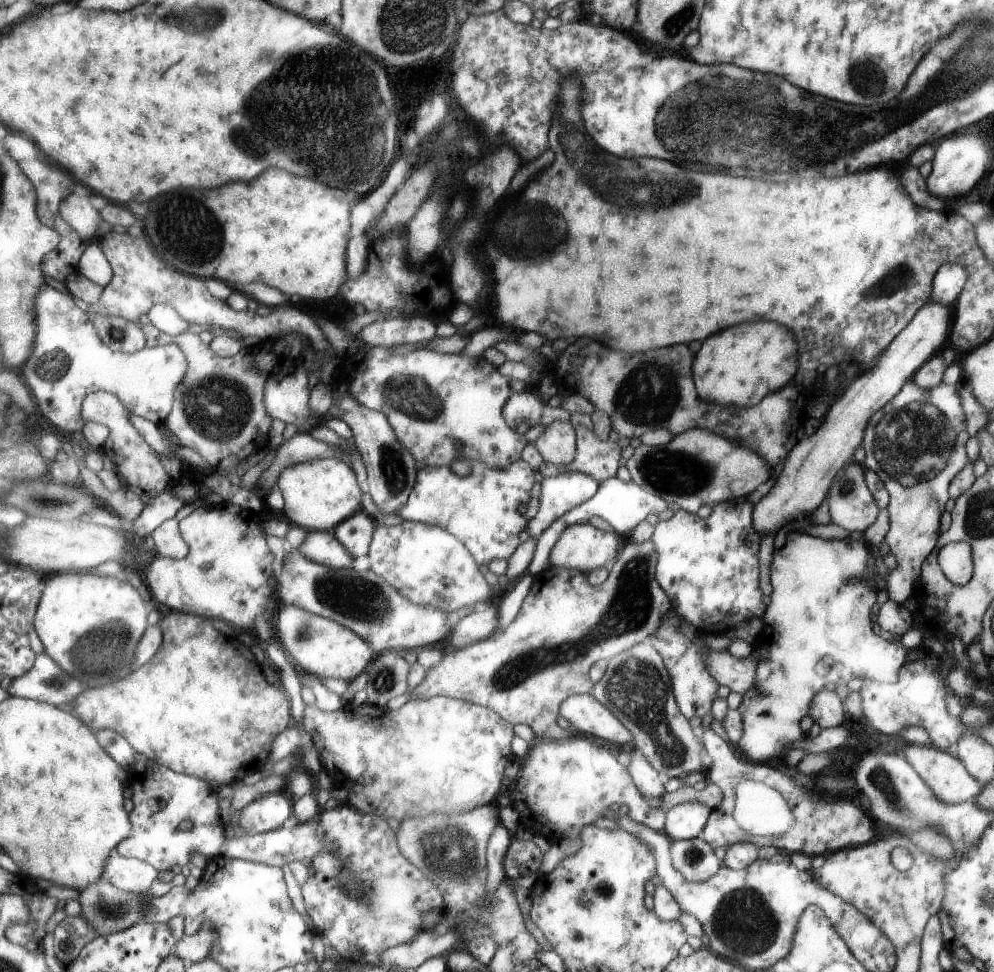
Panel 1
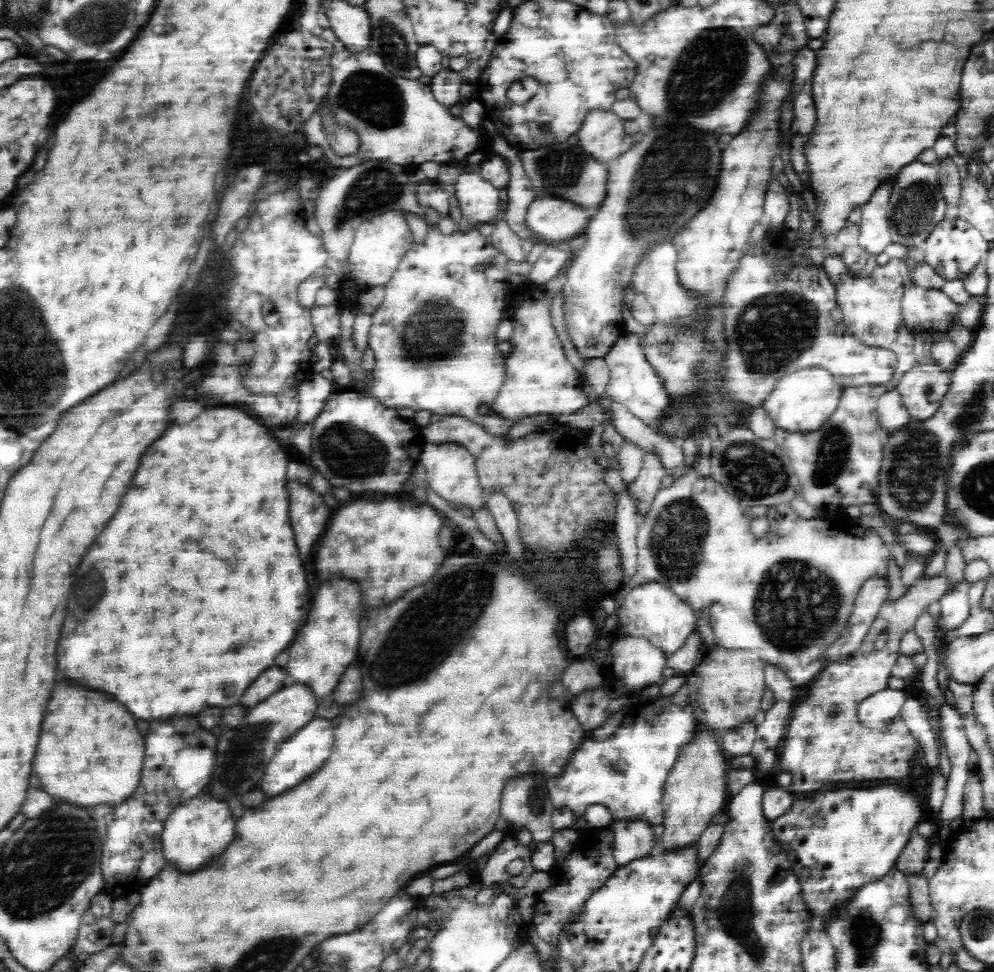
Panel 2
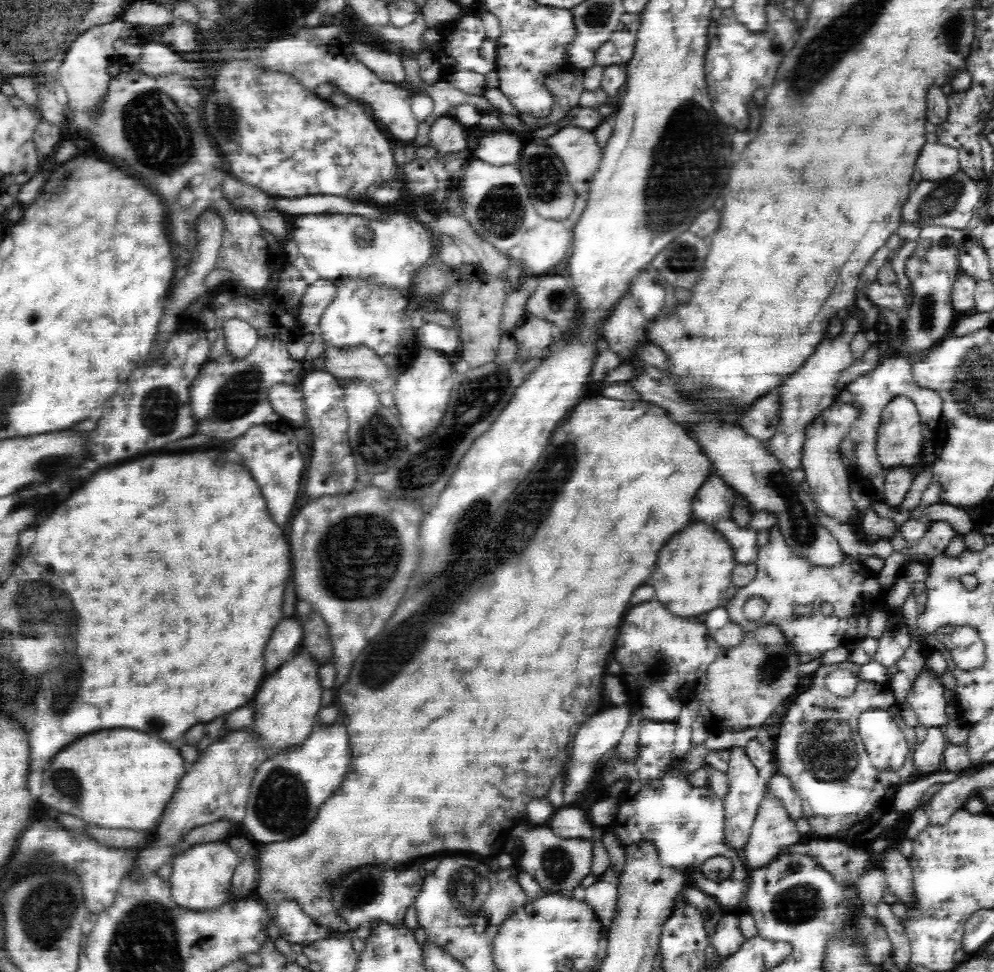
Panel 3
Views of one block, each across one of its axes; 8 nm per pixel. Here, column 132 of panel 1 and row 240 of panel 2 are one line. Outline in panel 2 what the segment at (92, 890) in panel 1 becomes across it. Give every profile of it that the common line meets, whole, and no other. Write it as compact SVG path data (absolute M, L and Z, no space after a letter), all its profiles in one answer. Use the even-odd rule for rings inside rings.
M916 160L908 164L894 179L890 208L887 210L891 239L905 247L922 246L934 226L944 220L947 209L939 185L938 163L922 164Z

